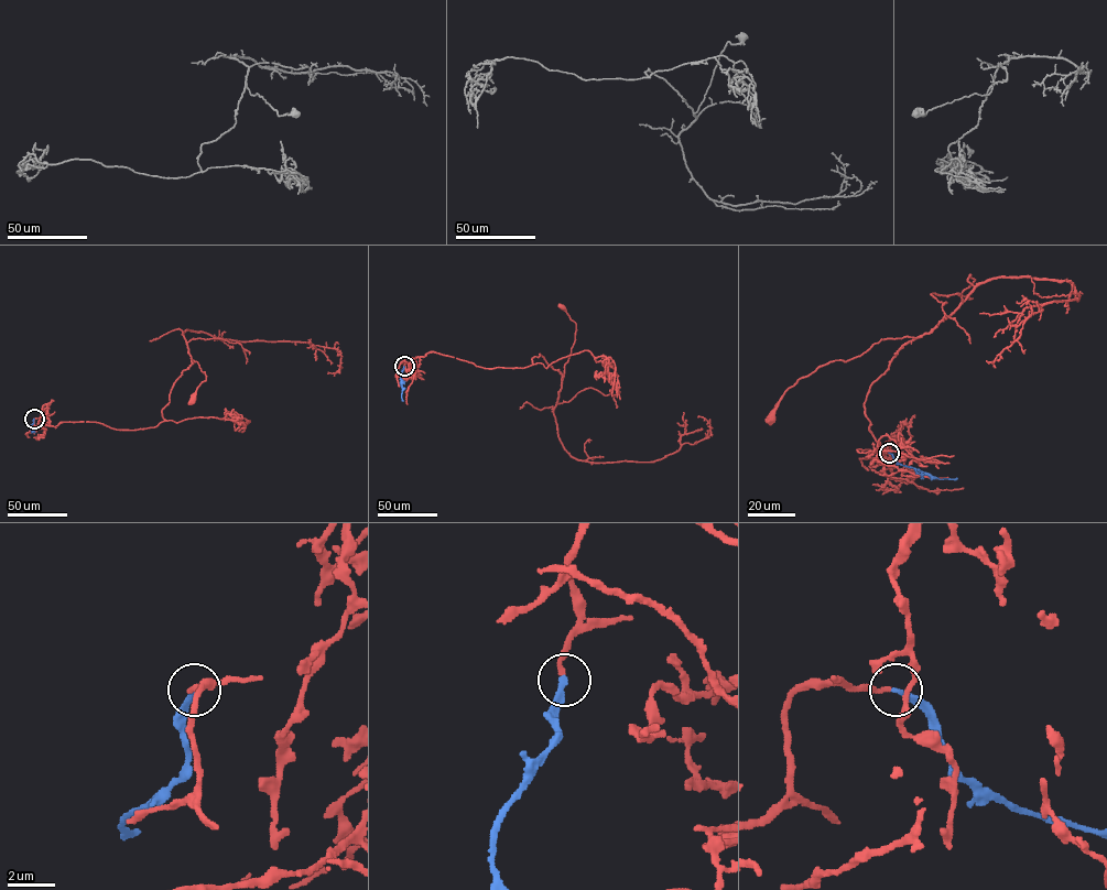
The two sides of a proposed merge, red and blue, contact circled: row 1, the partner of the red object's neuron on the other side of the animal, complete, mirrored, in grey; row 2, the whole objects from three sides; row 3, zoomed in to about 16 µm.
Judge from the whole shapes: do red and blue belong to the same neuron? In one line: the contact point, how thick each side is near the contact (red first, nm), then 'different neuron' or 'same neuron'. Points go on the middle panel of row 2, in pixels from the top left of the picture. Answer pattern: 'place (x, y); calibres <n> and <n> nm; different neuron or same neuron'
place (404, 366); calibres 160 and 240 nm; same neuron

